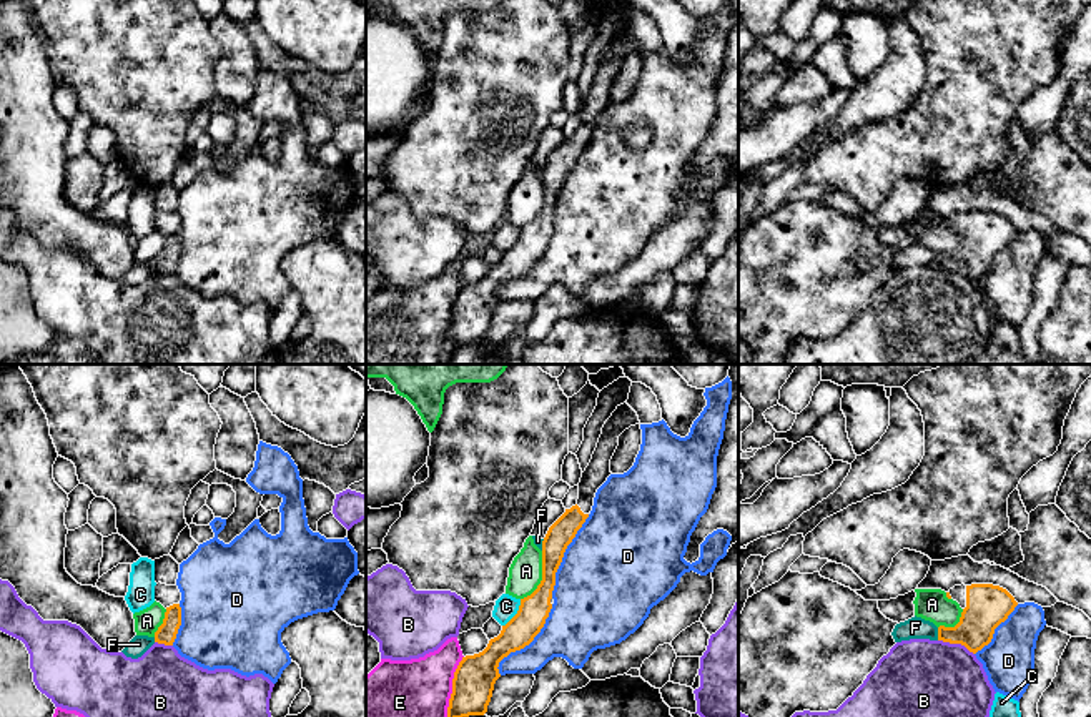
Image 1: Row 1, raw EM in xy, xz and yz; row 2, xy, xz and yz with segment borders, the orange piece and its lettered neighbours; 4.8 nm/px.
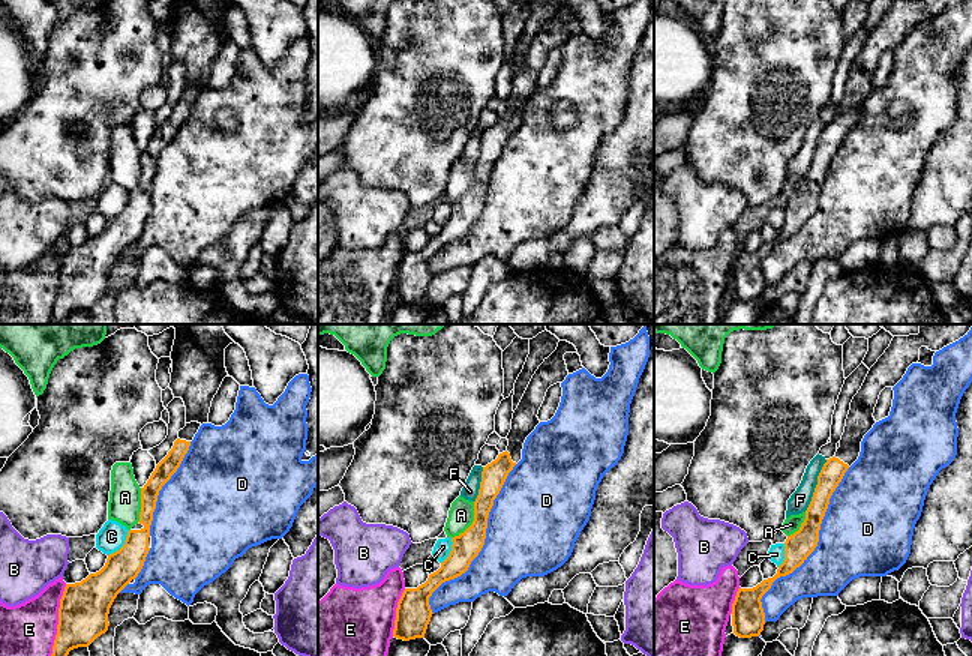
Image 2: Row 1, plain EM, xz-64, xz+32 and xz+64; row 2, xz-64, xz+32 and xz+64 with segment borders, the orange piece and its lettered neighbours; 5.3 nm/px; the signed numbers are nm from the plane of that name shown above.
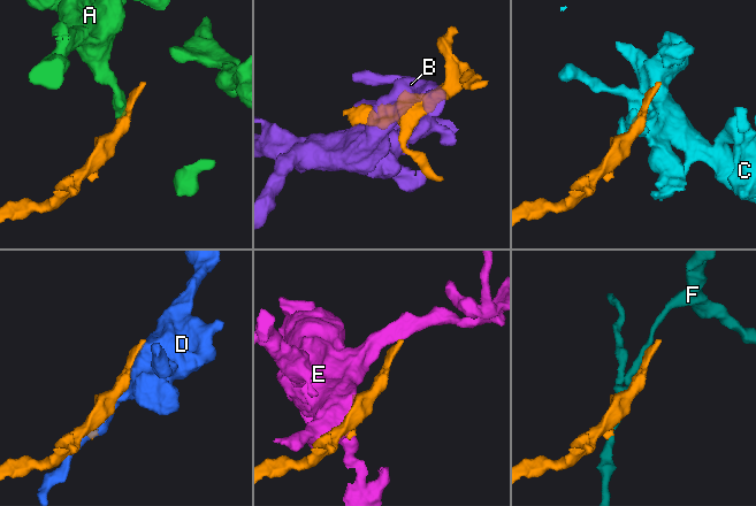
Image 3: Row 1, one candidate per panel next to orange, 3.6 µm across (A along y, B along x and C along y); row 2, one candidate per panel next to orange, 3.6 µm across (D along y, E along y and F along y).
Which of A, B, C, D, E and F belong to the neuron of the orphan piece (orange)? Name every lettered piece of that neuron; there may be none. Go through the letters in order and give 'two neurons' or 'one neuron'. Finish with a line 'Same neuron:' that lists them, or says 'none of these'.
A: two neurons
B: two neurons
C: two neurons
D: two neurons
E: two neurons
F: two neurons
Same neuron: none of these

